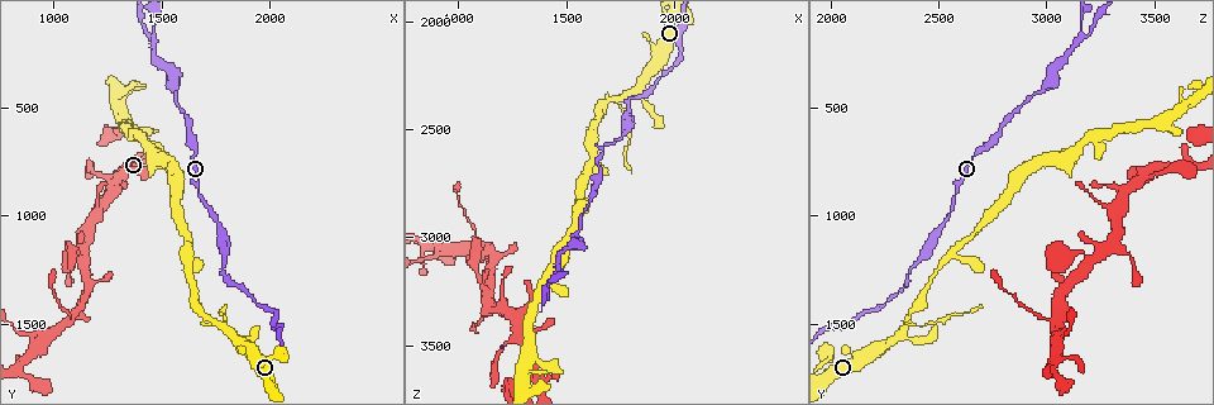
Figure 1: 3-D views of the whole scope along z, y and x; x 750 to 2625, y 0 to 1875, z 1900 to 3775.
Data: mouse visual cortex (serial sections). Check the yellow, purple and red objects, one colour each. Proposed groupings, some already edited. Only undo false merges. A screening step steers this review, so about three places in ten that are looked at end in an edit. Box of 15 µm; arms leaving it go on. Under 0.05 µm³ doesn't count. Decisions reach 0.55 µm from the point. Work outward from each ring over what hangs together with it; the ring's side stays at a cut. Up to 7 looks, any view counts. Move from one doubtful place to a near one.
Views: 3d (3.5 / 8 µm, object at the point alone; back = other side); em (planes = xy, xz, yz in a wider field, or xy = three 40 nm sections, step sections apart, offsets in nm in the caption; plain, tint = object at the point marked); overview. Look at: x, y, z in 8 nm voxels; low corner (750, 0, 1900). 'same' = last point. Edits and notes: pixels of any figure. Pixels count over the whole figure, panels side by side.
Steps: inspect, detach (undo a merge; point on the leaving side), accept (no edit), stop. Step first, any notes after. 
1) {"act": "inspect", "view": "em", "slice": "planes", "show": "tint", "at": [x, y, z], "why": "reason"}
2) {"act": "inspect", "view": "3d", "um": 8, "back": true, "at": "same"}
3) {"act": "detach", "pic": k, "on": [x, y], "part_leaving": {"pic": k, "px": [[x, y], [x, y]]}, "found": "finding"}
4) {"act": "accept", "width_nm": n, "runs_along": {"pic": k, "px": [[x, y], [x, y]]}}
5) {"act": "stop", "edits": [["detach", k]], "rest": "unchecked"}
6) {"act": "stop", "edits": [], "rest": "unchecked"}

{"act": "inspect", "view": "3d", "um": 3.5, "at": [1470, 170, 3160]}

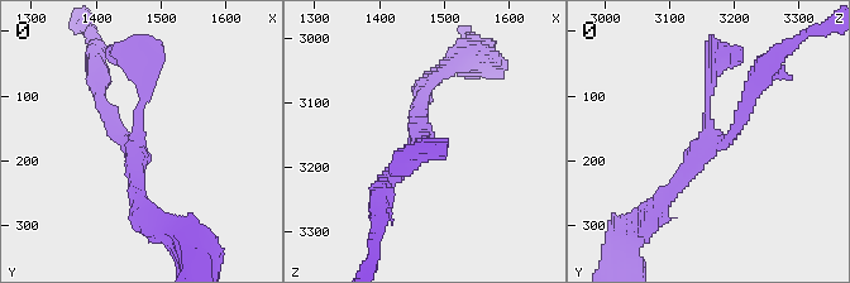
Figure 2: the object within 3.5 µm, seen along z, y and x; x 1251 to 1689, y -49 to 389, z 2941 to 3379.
{"act": "accept", "arm_widths_nm": [150, 200, 200], "runs_along": {"pic": 2, "px": [[658, 211], [706, 145], [739, 126], [751, 91]]}, "found": "all the same cell"}

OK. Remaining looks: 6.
{"act": "inspect", "view": "3d", "um": 3.5, "at": [1750, 1490, 2350], "why": "narrows sharply"}

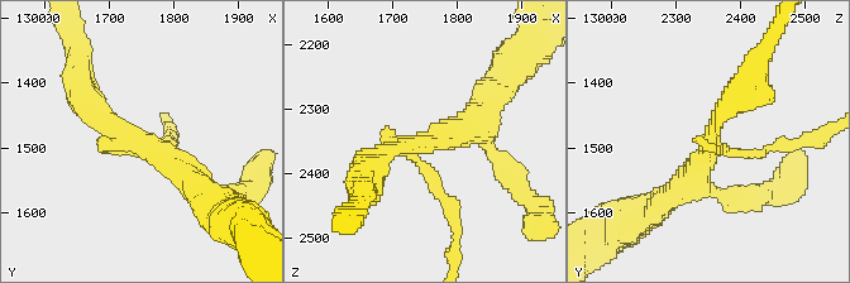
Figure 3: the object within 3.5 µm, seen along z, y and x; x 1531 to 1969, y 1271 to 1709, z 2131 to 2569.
{"act": "inspect", "view": "em", "slice": "xy", "step": 1, "show": "tint", "at": [1750, 1495, 2350], "arms": 3, "arm_widths_nm": [150, 200, 350], "why": "now the EM"}

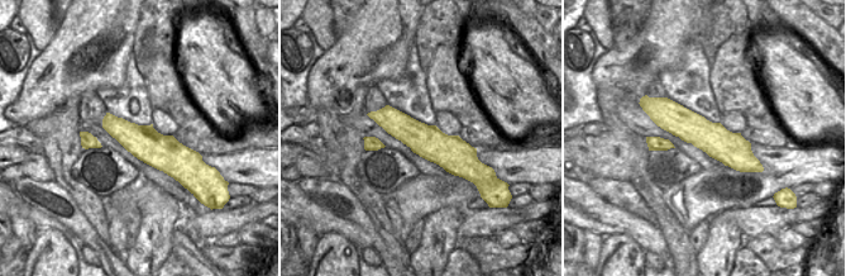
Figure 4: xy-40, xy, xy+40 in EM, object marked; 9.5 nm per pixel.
{"act": "detach", "pic": 3, "on": [438, 193], "part_leaving": {"pic": 3, "px": [[416, 156], [455, 220], [455, 263]]}, "found": "two cells meet here"}

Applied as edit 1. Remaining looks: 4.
{"act": "inspect", "view": "3d", "um": 3.5, "back": true, "at": [1070, 1480, 3070], "why": "three-way junction"}

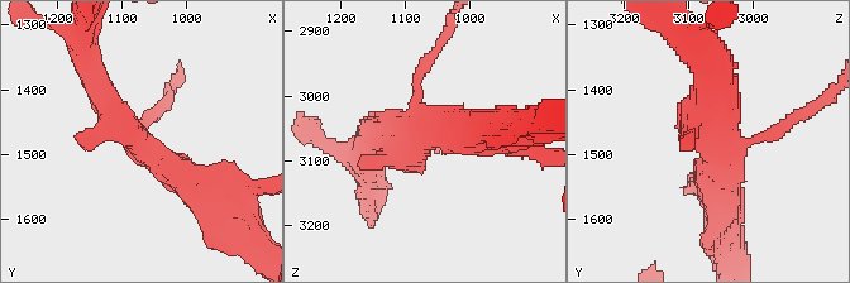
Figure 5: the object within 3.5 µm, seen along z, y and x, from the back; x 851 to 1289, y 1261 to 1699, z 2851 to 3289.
{"act": "inspect", "view": "em", "slice": "planes", "show": "tint", "at": [1075, 1485, 3060]}

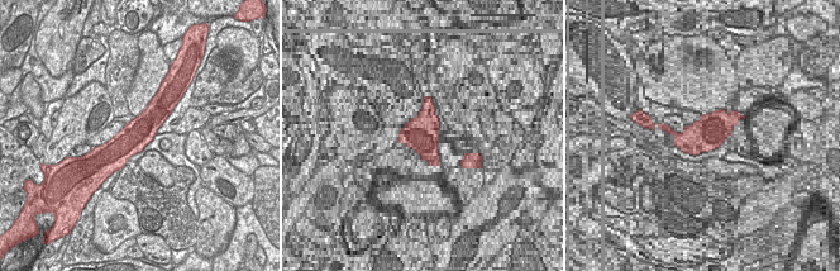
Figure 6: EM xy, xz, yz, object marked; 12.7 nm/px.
{"act": "accept", "runs_along": {"pic": 5, "px": [[94, 78], [133, 137], [206, 195]]}, "found": "all the same cell"}

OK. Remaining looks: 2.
{"act": "stop", "edits": [["detach", 3]], "rest": "unchecked"}

